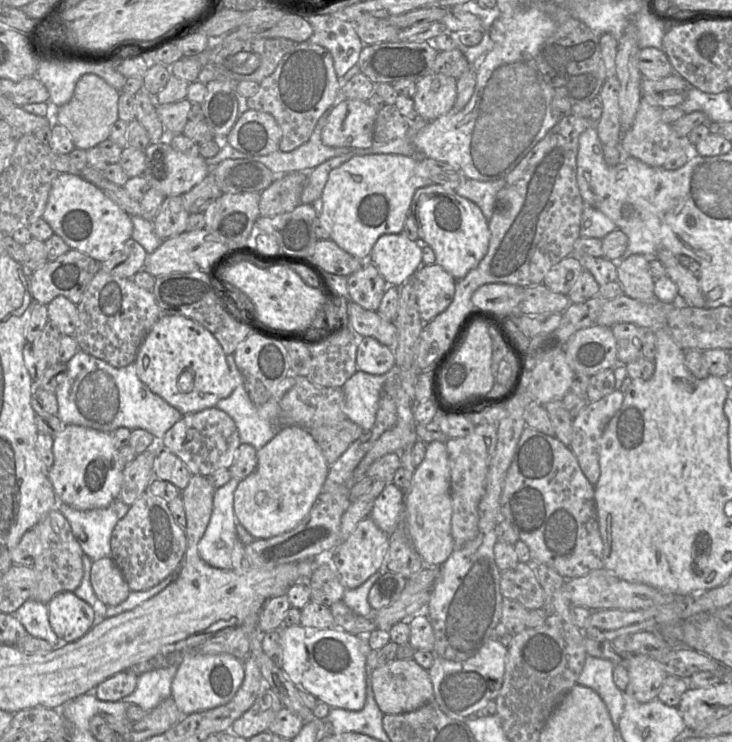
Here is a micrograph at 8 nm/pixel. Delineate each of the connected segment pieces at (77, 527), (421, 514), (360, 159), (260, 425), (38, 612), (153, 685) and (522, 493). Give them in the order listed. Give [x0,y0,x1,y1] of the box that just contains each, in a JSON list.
[[56,498,128,561],[404,441,454,566],[319,155,431,261],[216,355,296,450],[12,599,67,648],[121,663,178,711],[501,427,604,579]]

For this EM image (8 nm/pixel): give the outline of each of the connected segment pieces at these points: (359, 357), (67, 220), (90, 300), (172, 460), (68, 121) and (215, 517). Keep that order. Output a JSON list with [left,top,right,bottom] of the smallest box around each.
[[356,337,396,375],[42,173,132,262],[74,269,160,368],[153,448,192,492],[57,74,120,150],[198,478,240,570]]

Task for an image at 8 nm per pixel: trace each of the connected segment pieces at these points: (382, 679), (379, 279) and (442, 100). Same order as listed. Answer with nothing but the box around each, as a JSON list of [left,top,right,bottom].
[[372,659,433,714],[347,262,387,311],[413,73,457,121]]

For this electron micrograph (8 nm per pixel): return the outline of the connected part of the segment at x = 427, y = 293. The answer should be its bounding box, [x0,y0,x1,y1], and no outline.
[412,264,457,323]

